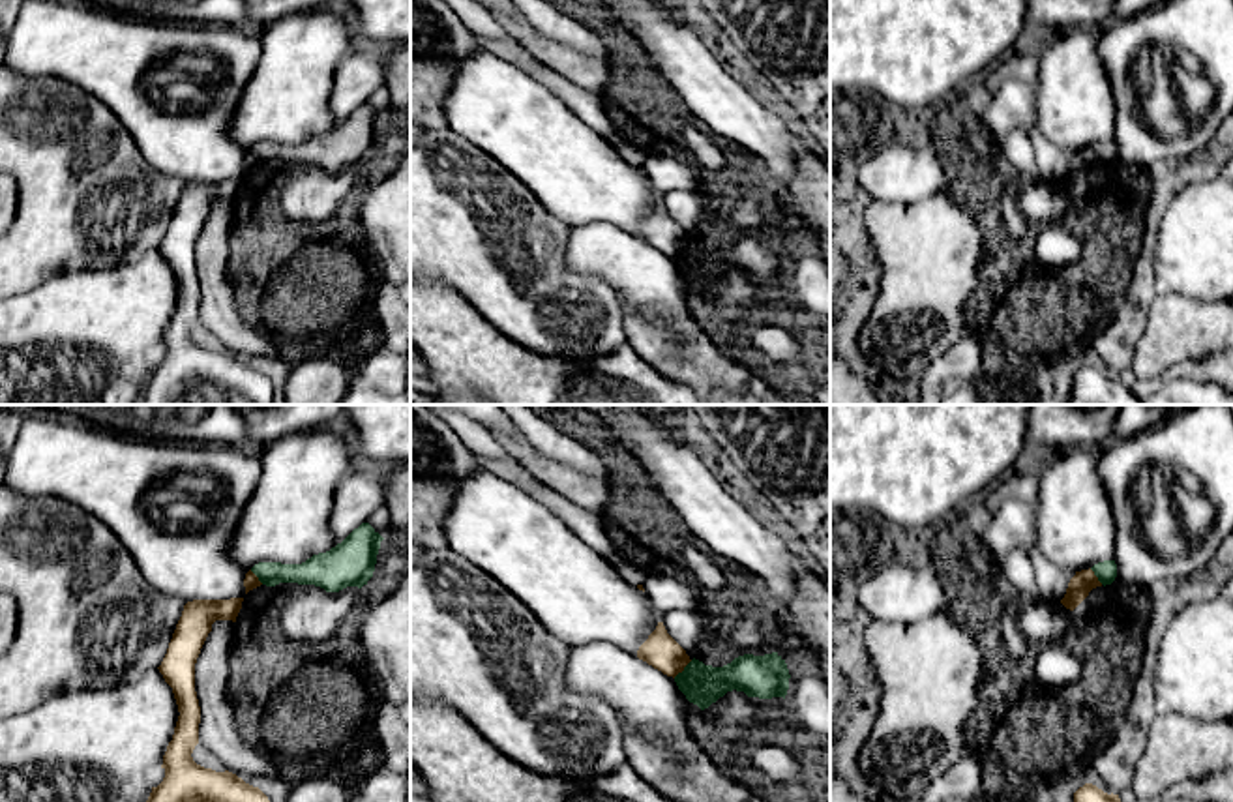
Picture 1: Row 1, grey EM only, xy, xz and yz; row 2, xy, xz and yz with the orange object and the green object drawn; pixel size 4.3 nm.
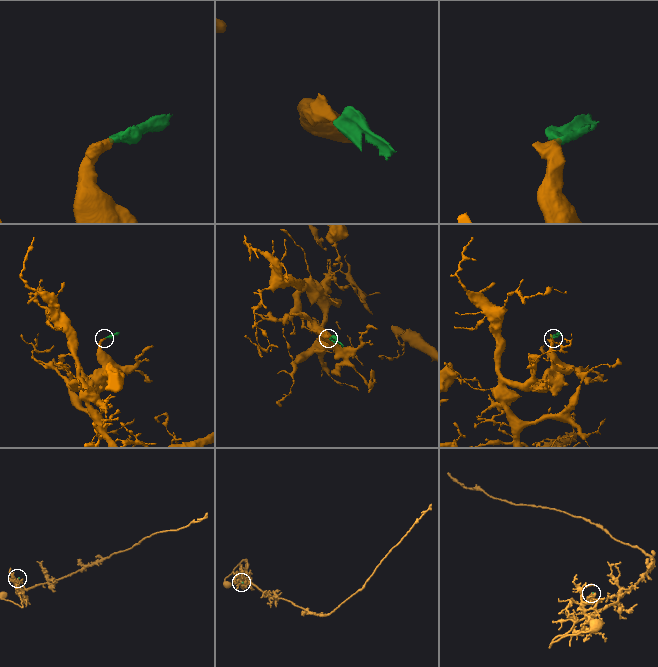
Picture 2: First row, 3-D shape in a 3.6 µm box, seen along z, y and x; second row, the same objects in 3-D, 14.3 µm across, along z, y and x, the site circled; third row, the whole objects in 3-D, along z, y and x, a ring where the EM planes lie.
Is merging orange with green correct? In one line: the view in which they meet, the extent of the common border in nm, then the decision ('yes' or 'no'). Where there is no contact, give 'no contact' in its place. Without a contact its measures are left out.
meets orange in xz; contact 120 nm long; no

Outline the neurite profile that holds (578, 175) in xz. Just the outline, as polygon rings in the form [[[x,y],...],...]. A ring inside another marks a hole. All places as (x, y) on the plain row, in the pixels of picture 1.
[[[489,51],[472,54],[461,64],[444,101],[444,114],[450,129],[497,159],[525,184],[557,219],[572,229],[590,223],[607,223],[637,238],[639,227],[658,206],[658,191],[643,171],[626,161],[609,141],[590,129],[551,90],[536,82],[515,64]]]

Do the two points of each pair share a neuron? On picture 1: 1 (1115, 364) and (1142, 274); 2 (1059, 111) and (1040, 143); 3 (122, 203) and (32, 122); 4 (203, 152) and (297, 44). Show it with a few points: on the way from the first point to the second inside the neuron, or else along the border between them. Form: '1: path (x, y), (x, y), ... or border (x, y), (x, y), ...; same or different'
1: path (1115, 341), (1138, 297); same
2: border (1033, 94), (1035, 126), (1050, 141), (1074, 152); different
3: path (94, 203), (51, 162), (51, 150); same
4: border (248, 79), (227, 128), (227, 135), (248, 150); different

